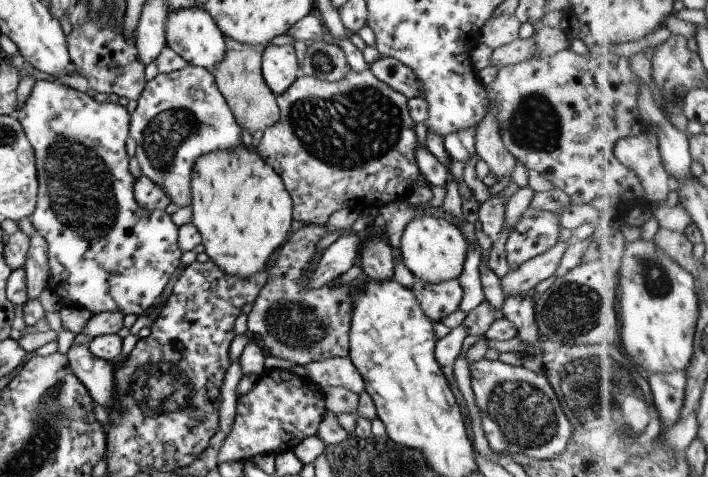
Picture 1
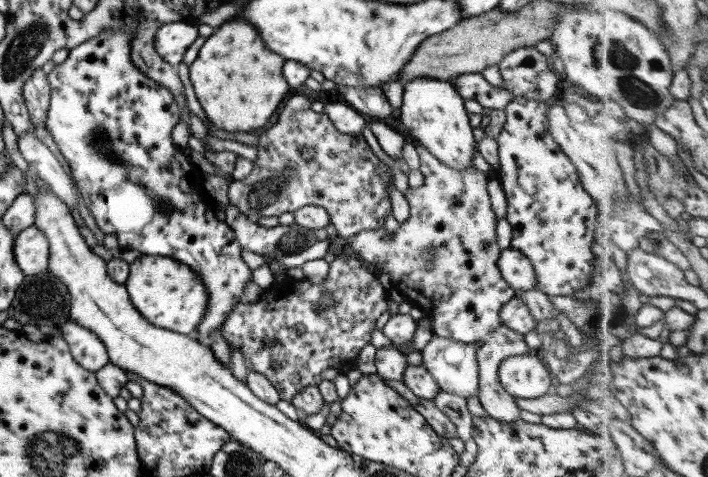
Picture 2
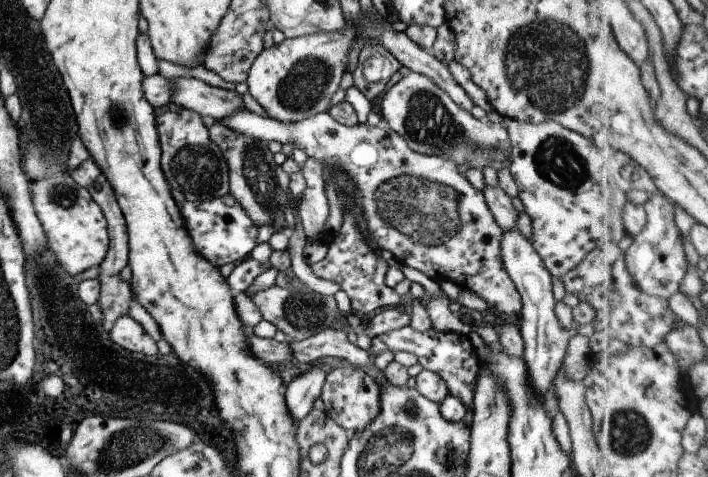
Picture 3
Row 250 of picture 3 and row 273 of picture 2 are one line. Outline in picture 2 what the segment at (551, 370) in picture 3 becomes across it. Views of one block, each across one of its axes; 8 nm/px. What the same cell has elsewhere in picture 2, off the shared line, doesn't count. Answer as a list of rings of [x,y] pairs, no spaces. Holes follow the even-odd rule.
[[[508,248],[501,250],[498,266],[502,278],[516,290],[532,290],[537,278],[532,261],[524,254]]]

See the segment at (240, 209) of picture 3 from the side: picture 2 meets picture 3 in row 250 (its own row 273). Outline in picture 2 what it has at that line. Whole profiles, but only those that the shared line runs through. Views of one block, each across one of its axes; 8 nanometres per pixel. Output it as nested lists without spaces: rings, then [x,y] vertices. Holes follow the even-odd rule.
[[[106,29],[104,32],[97,34],[97,37],[91,38],[89,41],[83,42],[74,48],[69,49],[68,56],[62,64],[56,64],[54,69],[47,75],[47,79],[51,88],[51,97],[49,100],[49,109],[47,112],[45,127],[52,135],[60,152],[63,154],[66,162],[72,170],[72,177],[75,186],[78,186],[84,203],[90,211],[90,214],[96,220],[98,228],[104,235],[114,235],[118,239],[119,250],[138,251],[142,255],[154,255],[157,257],[168,257],[188,265],[198,277],[200,277],[206,285],[208,296],[208,309],[204,315],[203,321],[198,325],[197,330],[192,334],[200,344],[210,346],[210,334],[216,328],[220,329],[226,318],[230,318],[230,312],[240,306],[242,298],[242,289],[248,280],[252,281],[252,271],[242,259],[242,246],[236,239],[234,230],[231,228],[230,221],[220,221],[216,218],[216,209],[210,205],[205,198],[200,185],[190,183],[191,173],[196,170],[184,157],[184,151],[172,141],[171,132],[174,126],[180,122],[182,112],[178,103],[175,101],[174,95],[165,89],[158,81],[148,78],[131,59],[131,42],[133,36],[130,29]]]

